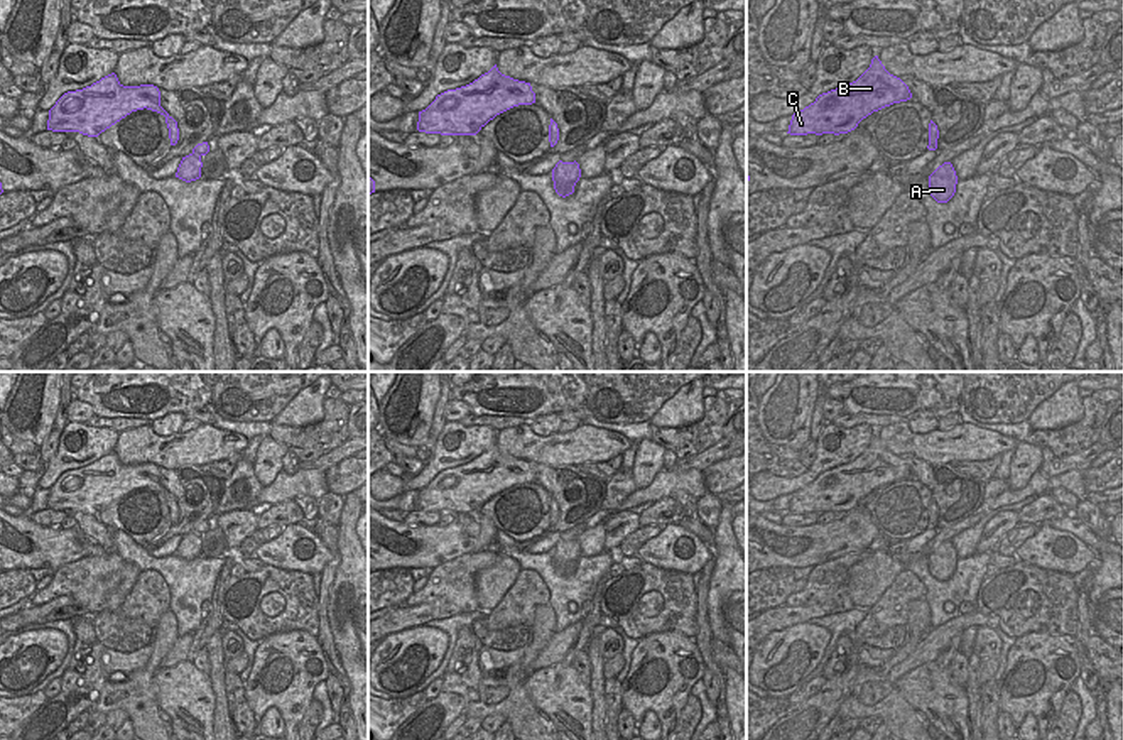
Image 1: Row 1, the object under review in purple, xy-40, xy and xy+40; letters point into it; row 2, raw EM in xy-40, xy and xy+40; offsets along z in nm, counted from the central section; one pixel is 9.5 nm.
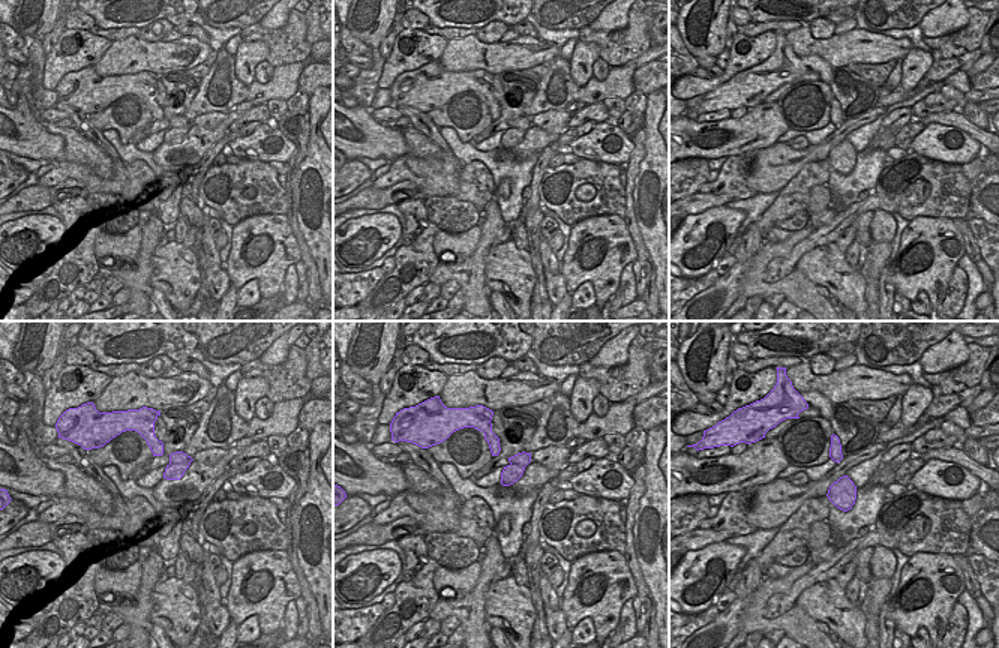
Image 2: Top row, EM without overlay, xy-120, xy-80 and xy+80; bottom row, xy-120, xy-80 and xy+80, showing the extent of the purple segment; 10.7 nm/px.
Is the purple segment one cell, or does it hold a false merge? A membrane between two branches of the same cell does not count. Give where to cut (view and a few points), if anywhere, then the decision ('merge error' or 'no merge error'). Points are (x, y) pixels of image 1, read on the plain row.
cut none; no merge error

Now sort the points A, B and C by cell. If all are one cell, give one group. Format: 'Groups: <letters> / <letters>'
Groups: A B C.

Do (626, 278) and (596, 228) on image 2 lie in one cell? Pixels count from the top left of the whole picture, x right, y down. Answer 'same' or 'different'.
different

